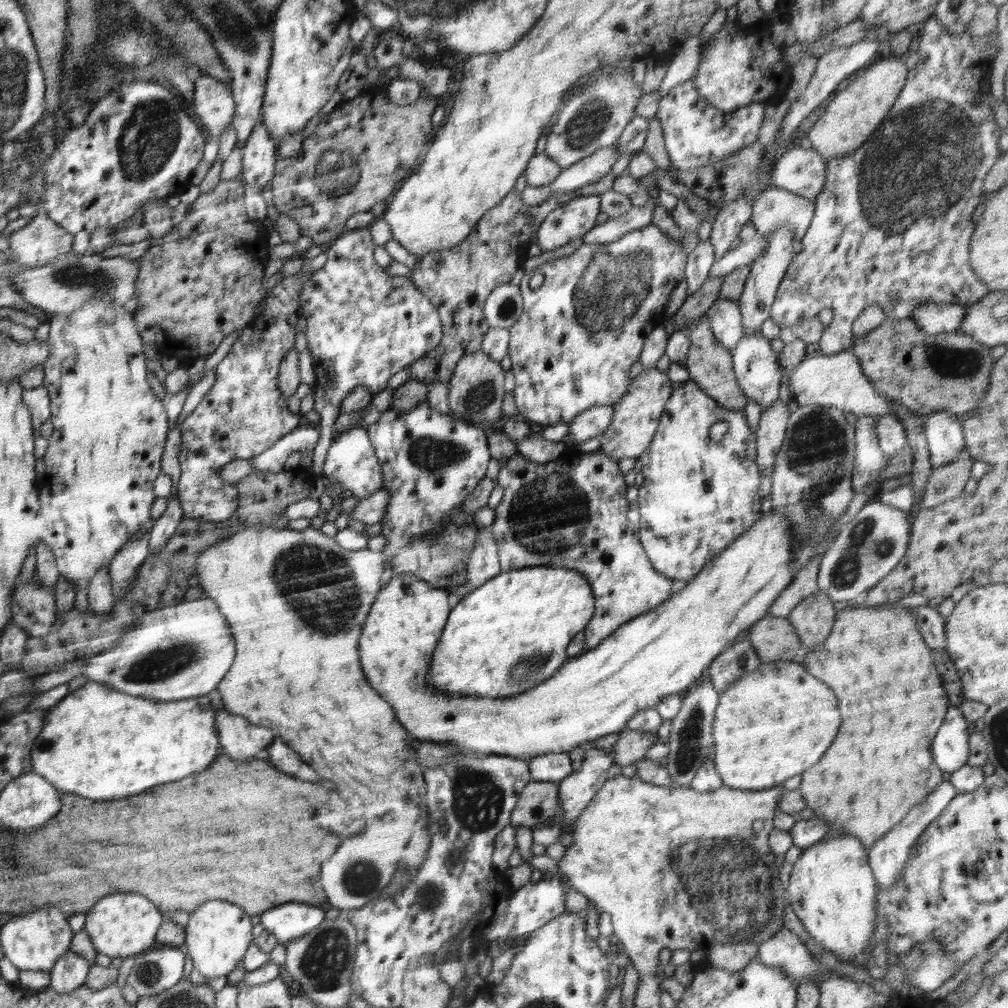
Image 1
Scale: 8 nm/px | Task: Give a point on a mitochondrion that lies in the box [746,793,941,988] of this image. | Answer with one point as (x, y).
(925, 955)

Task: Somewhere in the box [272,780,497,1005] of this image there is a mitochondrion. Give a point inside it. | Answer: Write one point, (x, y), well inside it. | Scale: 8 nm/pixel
(325, 960)

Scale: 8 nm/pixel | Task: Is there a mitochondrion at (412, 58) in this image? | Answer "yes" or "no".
no

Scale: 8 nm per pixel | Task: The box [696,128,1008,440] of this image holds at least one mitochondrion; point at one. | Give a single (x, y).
(948, 362)

